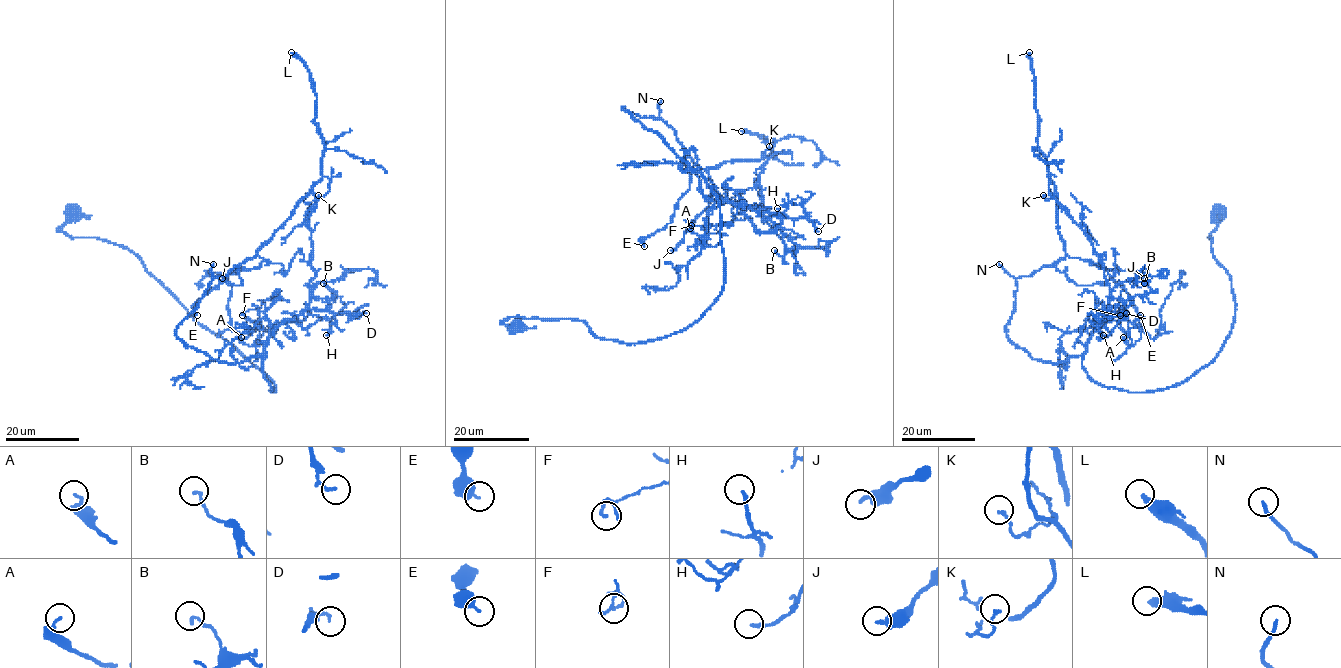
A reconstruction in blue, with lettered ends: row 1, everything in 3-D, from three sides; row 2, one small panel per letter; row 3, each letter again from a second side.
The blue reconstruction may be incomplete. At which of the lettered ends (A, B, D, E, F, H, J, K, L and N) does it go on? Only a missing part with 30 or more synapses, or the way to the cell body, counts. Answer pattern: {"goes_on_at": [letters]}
{"goes_on_at": ["L", "N"]}

